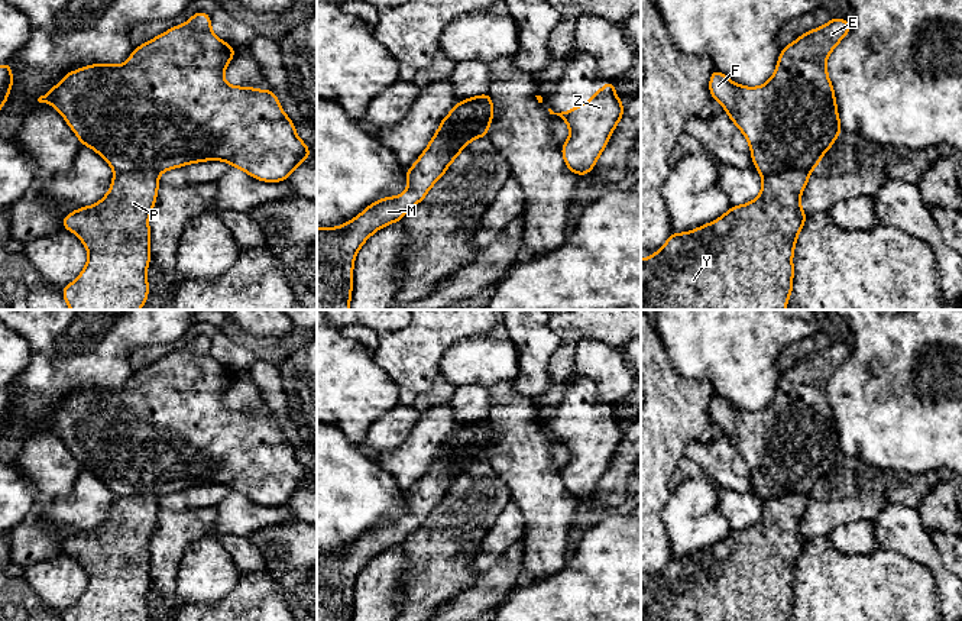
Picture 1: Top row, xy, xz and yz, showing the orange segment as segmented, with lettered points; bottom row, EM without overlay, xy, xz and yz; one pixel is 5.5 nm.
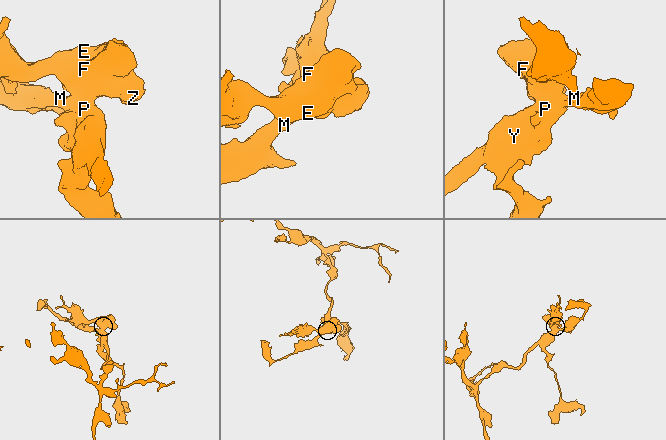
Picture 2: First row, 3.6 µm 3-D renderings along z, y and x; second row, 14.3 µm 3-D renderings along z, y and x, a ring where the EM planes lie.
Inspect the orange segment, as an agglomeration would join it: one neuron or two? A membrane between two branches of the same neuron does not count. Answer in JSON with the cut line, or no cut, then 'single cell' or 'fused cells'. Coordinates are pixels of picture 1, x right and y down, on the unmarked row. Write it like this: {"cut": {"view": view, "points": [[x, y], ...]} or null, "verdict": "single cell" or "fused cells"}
{"cut": {"view": "xz", "points": [[439, 450], [467, 449], [473, 456]]}, "verdict": "fused cells"}

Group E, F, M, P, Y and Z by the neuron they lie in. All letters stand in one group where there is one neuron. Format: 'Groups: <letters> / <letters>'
Groups: E F Z / M P Y

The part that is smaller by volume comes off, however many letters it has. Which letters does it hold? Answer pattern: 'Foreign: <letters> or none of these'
Foreign: E, F, Z

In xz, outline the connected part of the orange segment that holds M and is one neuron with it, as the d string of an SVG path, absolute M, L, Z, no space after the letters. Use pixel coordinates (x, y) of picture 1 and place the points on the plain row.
M467 449L456 452L438 452L433 463L428 466L427 473L417 482L414 491L406 492L408 512L396 521L383 521L367 530L359 540L349 544L339 552L317 552L317 621L352 621L353 614L353 591L354 582L363 567L383 550L396 547L405 541L408 534L421 527L428 518L430 512L446 498L450 488L457 483L466 466L472 460L473 453Z

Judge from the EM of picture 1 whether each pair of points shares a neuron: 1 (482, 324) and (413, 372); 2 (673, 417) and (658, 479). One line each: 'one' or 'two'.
1: one
2: one

